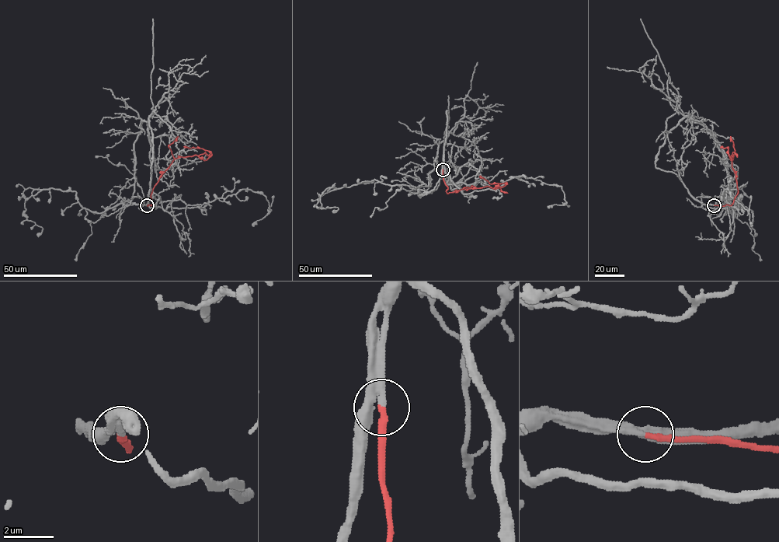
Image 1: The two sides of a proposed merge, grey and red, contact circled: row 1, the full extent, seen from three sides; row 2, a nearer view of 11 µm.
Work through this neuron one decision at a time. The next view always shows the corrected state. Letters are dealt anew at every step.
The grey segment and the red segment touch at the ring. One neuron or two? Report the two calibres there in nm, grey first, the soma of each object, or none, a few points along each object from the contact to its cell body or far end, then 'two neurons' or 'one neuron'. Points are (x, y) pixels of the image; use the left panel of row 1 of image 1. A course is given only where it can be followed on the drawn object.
340/240 nm | grey none | red none | grey via (147, 204), (153, 145), (149, 117), (151, 195), (172, 201), (173, 222), (181, 239), (186, 239), (180, 236) | red via (147, 204), (175, 159), (211, 155), (183, 147) | one neuron

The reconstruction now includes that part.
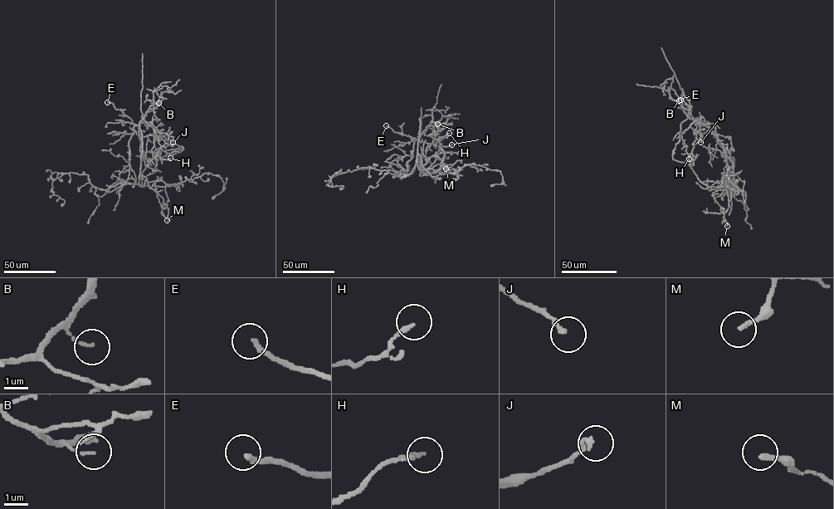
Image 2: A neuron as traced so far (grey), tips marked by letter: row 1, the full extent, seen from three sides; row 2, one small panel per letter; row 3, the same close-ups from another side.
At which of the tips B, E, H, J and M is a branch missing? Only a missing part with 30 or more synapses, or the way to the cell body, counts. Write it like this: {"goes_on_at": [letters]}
{"goes_on_at": ["E"]}

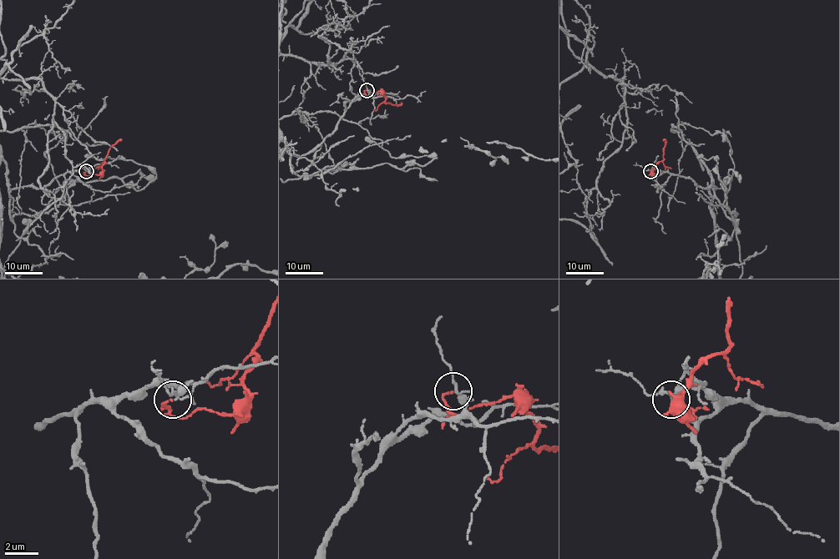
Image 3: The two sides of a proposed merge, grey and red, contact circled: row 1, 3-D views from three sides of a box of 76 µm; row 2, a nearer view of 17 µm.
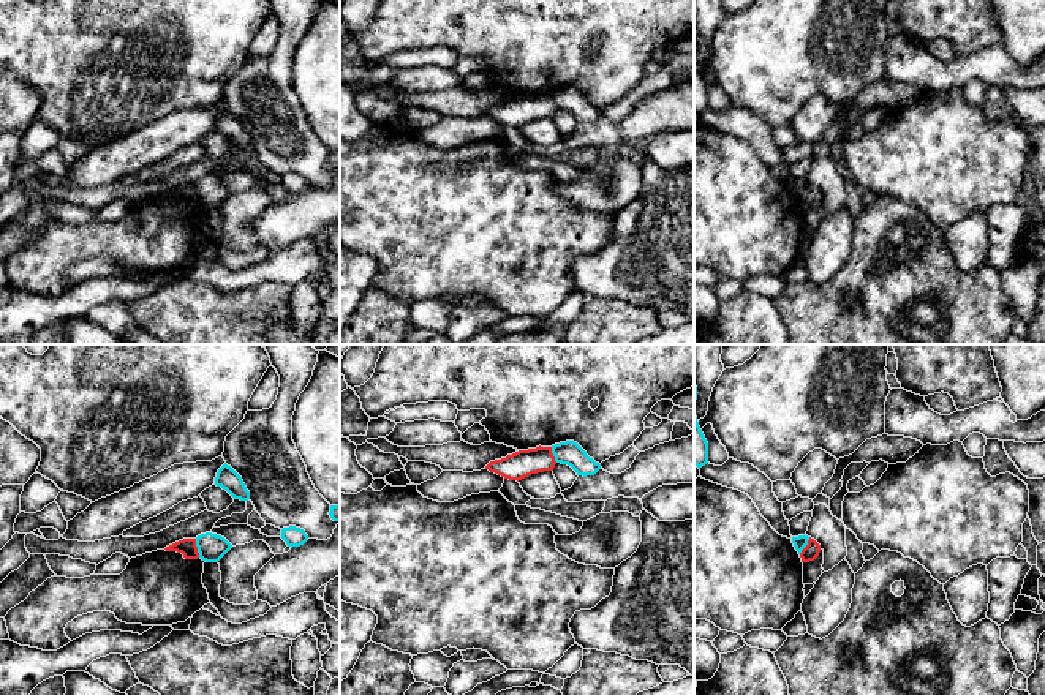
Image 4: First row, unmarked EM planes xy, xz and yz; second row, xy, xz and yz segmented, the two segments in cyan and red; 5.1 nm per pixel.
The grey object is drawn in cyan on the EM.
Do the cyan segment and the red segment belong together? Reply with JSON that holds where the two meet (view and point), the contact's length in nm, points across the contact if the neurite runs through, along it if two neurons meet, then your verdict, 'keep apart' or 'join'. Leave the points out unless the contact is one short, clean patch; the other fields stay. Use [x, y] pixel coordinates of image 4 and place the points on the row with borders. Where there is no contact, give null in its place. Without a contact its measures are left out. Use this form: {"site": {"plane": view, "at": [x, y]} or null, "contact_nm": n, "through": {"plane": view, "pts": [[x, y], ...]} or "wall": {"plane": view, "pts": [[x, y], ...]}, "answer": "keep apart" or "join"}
{"site": {"plane": "xy", "at": [198, 548]}, "contact_nm": 100, "wall": {"plane": "xy", "pts": [[195, 539], [199, 556]]}, "answer": "keep apart"}

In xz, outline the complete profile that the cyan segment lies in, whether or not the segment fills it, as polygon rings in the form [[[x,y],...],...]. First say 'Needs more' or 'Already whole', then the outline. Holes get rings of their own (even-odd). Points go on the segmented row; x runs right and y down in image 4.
Already whole. [[[574,441],[552,445],[552,453],[556,463],[571,466],[577,475],[594,475],[601,469],[601,464],[590,458]]]

